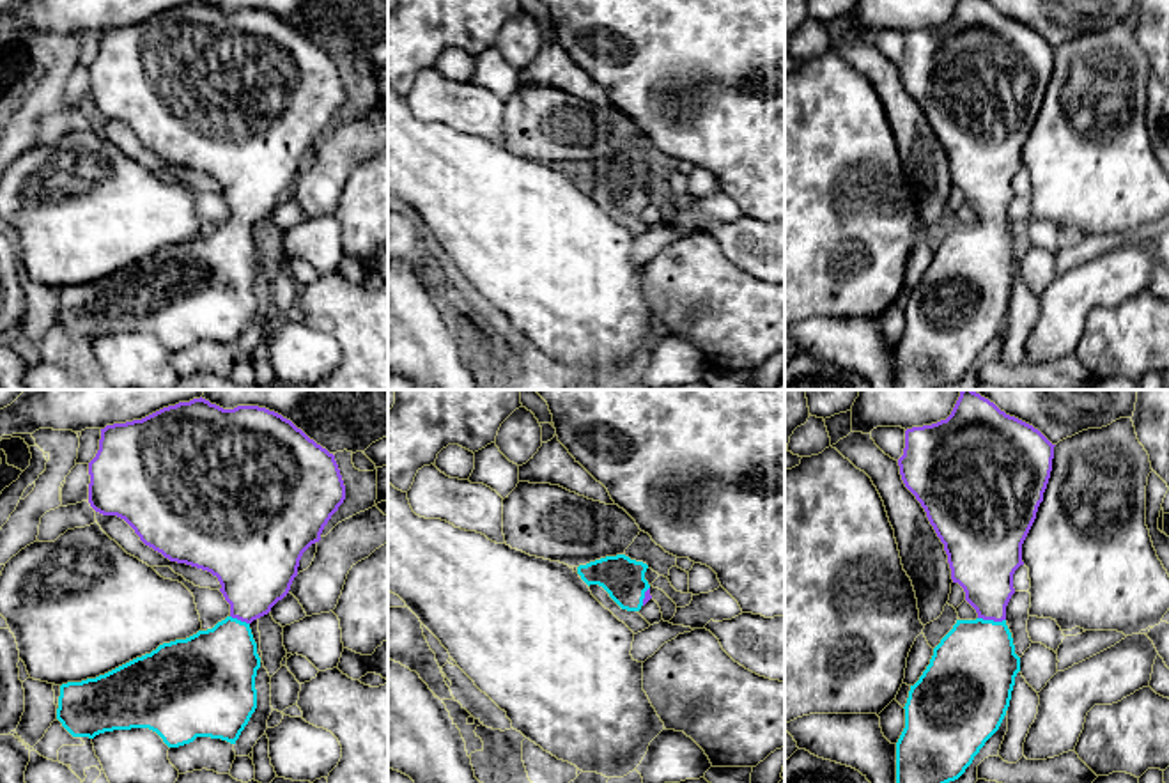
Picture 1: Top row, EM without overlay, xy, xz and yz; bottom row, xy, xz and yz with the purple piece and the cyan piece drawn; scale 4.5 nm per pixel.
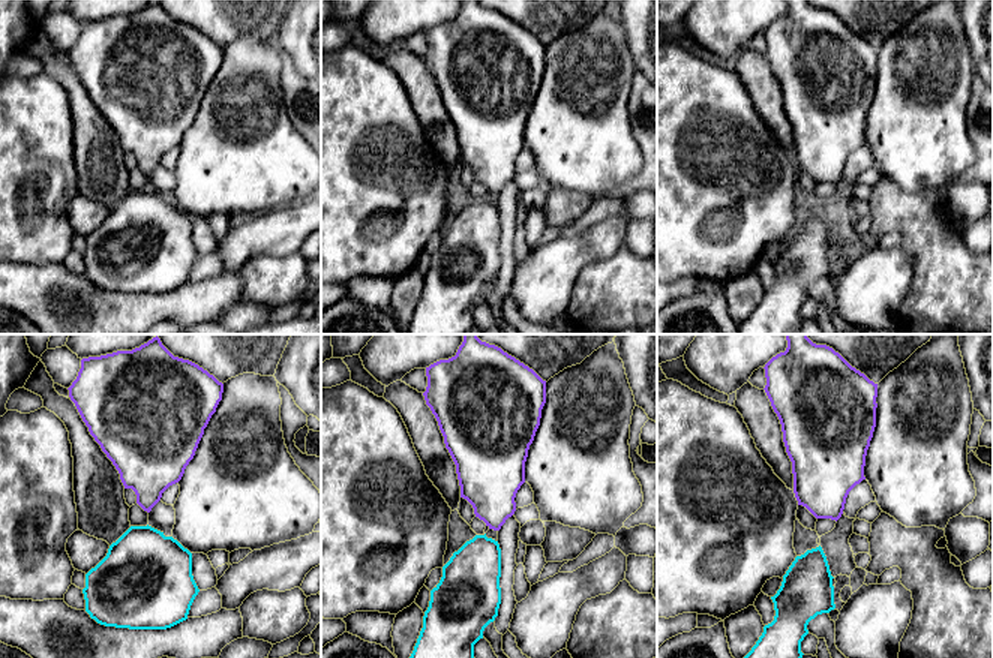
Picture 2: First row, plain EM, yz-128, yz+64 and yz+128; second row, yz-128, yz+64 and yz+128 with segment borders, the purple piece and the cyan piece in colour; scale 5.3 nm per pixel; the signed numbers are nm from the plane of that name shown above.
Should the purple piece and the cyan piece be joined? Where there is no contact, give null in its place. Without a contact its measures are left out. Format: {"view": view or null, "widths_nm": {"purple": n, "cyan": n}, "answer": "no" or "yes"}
{"view": "yz", "widths_nm": {"purple": 280, "cyan": 380}, "answer": "yes"}

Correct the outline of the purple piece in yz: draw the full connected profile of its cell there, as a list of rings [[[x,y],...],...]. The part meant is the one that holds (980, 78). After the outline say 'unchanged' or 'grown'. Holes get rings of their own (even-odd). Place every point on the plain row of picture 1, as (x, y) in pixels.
[[[958,0],[946,23],[905,34],[905,51],[898,62],[902,83],[925,112],[944,147],[951,182],[964,191],[965,204],[976,213],[978,221],[956,223],[933,252],[919,283],[910,289],[903,310],[905,331],[896,345],[896,390],[944,390],[958,383],[1006,319],[1020,275],[1020,260],[1006,229],[1006,209],[1015,197],[1013,177],[1024,168],[1022,147],[1050,81],[1054,50],[1038,32],[1006,18],[985,0]]] | grown

